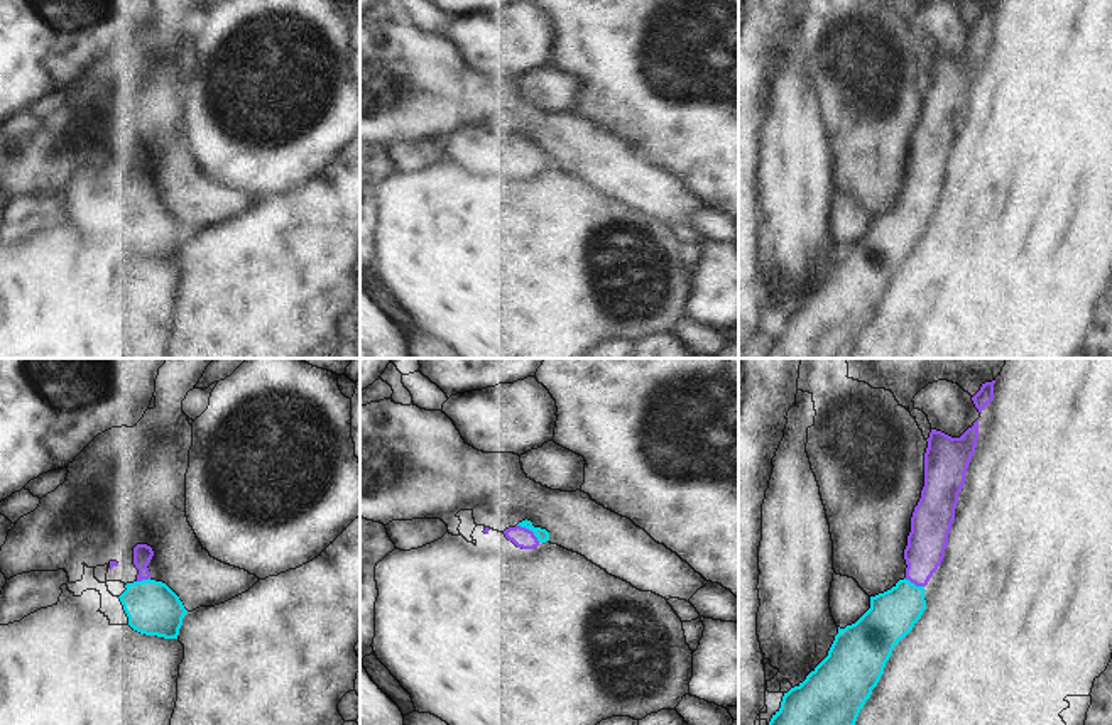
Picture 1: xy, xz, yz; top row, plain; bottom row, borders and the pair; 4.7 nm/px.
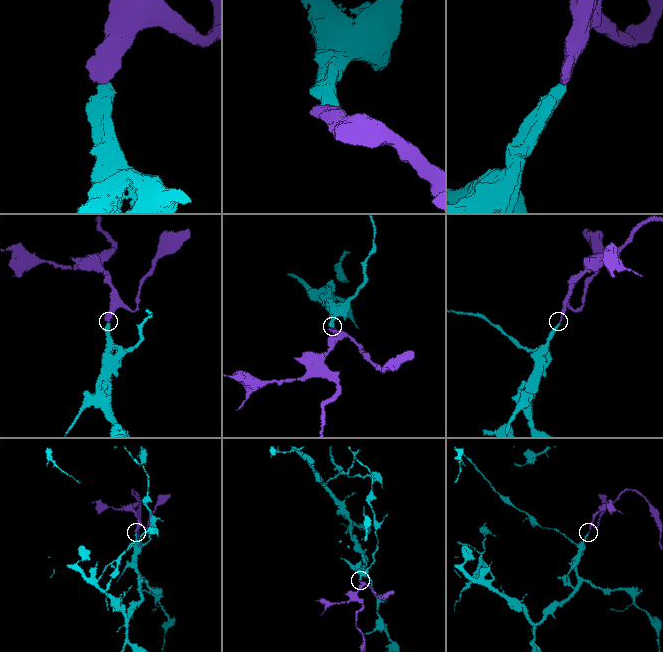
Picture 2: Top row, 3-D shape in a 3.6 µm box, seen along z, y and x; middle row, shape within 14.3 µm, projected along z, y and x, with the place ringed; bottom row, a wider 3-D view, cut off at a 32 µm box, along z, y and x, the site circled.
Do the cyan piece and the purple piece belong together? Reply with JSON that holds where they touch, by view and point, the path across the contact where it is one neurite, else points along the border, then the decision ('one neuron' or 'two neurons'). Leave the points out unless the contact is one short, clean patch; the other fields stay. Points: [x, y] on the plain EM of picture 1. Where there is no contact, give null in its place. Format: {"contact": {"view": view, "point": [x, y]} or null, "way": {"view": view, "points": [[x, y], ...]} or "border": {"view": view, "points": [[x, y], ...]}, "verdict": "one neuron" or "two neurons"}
{"contact": {"view": "xz", "point": [529, 151]}, "way": {"view": "xz", "points": [[541, 156], [529, 151], [523, 159]]}, "verdict": "one neuron"}

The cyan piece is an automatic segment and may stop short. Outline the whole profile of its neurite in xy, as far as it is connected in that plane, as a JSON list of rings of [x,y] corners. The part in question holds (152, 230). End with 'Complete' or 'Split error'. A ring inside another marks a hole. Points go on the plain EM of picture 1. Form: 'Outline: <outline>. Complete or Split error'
Outline: [[[147,166],[134,169],[137,201],[125,206],[118,218],[128,238],[128,247],[145,257],[177,260],[183,240],[188,235],[179,218],[162,203],[150,199],[147,186],[154,172]]]. Split error.

